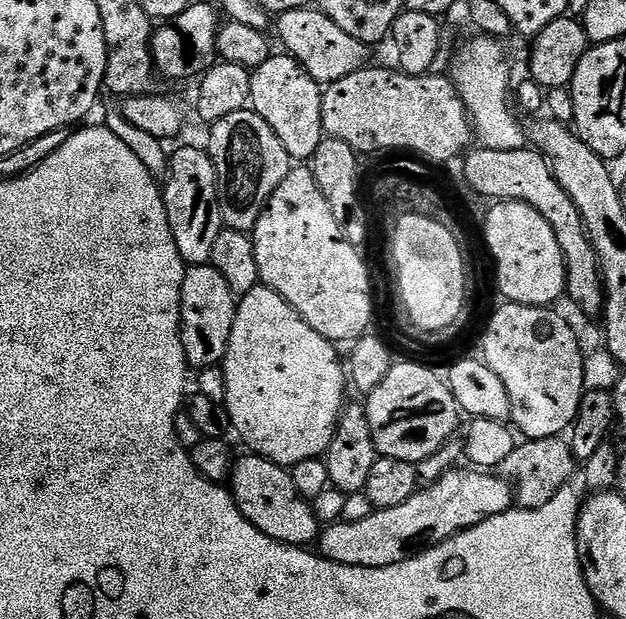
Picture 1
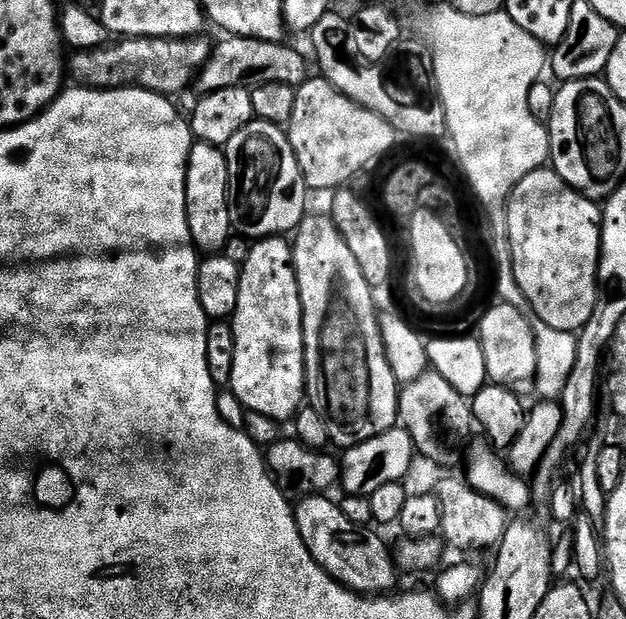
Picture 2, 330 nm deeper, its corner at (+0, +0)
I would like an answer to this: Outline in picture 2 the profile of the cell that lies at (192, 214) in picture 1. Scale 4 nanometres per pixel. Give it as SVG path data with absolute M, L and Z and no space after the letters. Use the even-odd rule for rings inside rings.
M193 143L186 170L186 214L188 225L192 235L192 243L204 254L223 253L228 245L229 236L234 229L230 218L230 206L228 205L228 159L224 157L224 148L214 144Z

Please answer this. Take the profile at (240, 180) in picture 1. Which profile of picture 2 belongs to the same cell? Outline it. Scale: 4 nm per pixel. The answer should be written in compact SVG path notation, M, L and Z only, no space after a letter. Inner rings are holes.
M253 118L230 138L224 157L228 159L228 205L233 229L253 241L295 233L305 218L309 193L292 192L296 183L301 183L302 173L287 131L279 124Z

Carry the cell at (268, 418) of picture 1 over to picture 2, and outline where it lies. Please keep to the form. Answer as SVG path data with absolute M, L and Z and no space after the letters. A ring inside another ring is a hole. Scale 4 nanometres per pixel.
M270 236L249 247L246 262L240 269L238 306L230 317L234 330L234 370L230 390L249 412L266 414L278 422L291 421L306 400L304 378L304 323L298 278L292 265L292 246L287 239Z

